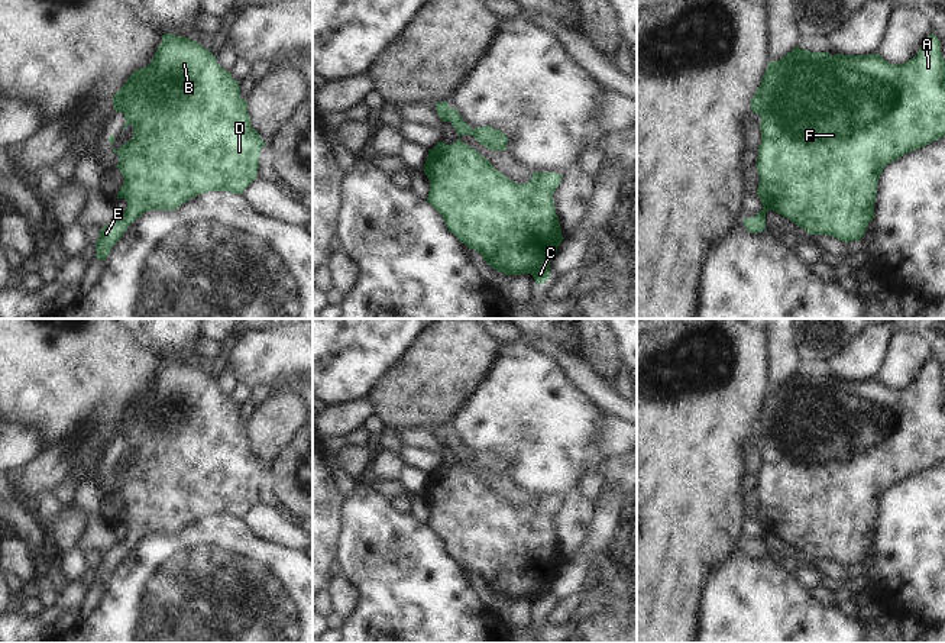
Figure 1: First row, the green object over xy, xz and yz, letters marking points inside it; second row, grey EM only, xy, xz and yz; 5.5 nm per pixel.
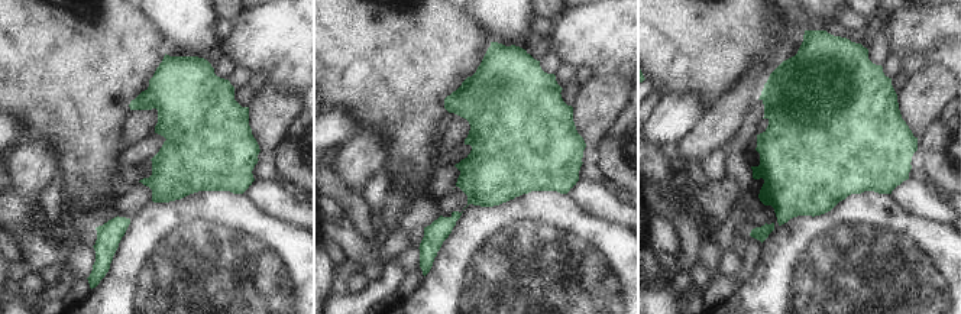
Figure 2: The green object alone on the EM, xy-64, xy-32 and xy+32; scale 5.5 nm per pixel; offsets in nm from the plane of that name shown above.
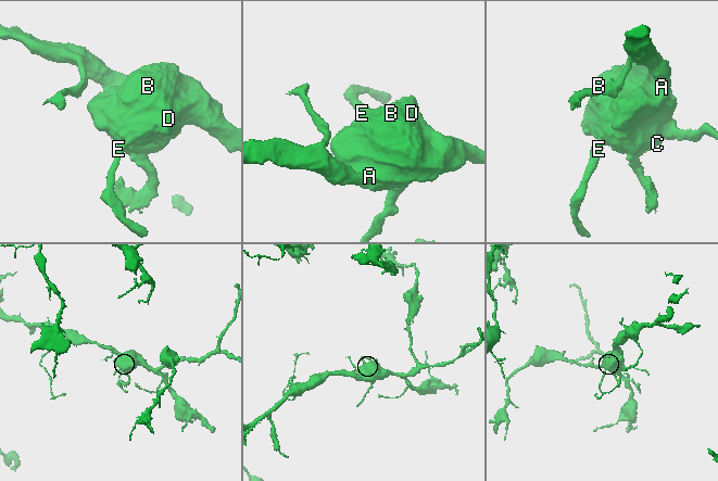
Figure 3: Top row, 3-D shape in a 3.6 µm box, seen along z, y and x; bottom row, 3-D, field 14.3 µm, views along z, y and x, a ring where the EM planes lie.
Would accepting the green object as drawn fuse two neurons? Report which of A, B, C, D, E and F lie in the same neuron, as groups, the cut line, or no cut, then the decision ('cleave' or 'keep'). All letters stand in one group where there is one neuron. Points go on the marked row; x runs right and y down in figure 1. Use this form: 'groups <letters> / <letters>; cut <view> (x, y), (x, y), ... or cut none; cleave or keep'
groups A B C D E F; cut none; keep

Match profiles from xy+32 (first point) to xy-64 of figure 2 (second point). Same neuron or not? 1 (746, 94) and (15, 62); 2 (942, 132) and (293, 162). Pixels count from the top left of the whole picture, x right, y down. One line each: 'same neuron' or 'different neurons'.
1: different neurons
2: same neuron

